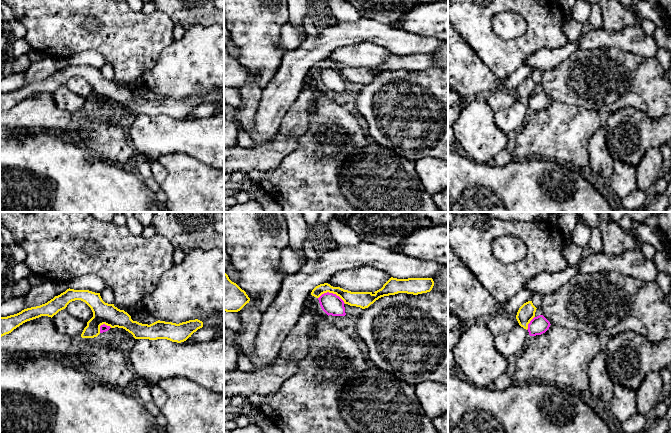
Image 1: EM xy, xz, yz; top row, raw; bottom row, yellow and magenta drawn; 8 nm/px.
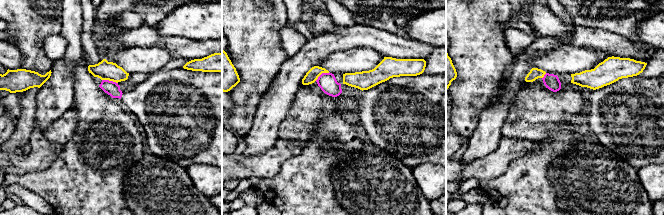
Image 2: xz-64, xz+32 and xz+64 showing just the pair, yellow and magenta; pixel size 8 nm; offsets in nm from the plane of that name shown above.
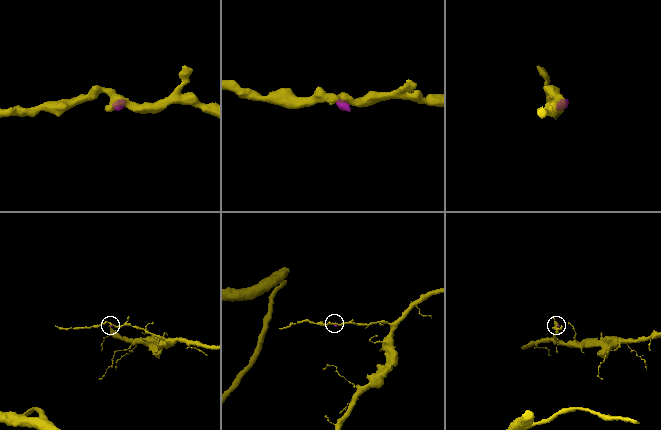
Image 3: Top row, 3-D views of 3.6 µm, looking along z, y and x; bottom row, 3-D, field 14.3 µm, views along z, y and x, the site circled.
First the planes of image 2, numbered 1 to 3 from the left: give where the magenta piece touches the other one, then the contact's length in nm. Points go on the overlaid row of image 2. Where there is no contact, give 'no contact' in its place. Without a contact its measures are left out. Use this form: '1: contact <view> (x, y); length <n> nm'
1: contact xz-64 (110, 80); length 130 nm
2: contact xz+32 (322, 72); length 140 nm
3: contact xz+64 (543, 76); length 60 nm

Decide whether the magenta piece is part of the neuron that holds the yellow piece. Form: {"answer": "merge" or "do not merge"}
{"answer": "do not merge"}

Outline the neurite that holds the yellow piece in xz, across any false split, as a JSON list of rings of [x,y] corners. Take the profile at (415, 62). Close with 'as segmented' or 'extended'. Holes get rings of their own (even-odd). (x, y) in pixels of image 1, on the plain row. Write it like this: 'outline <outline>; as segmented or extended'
outline [[[391,53],[381,65],[372,68],[351,68],[340,63],[333,63],[328,59],[316,62],[311,71],[319,74],[324,69],[333,69],[339,72],[345,80],[350,82],[368,84],[381,73],[395,71],[398,69],[407,69],[418,71],[432,66],[434,57],[432,54],[408,54],[397,55]]]; as segmented

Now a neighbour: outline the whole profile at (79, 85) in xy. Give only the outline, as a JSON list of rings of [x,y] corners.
[[[81,76],[70,78],[65,85],[72,92],[84,98],[88,98],[93,93],[93,88],[91,84]]]

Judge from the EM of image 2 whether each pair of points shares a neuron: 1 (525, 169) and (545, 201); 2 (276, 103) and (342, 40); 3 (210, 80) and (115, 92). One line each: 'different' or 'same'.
1: same
2: same
3: same

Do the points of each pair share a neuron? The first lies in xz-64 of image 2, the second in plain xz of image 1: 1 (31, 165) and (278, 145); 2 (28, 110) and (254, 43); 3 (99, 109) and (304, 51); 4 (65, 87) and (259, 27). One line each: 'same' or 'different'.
1: same
2: same
3: different
4: different

